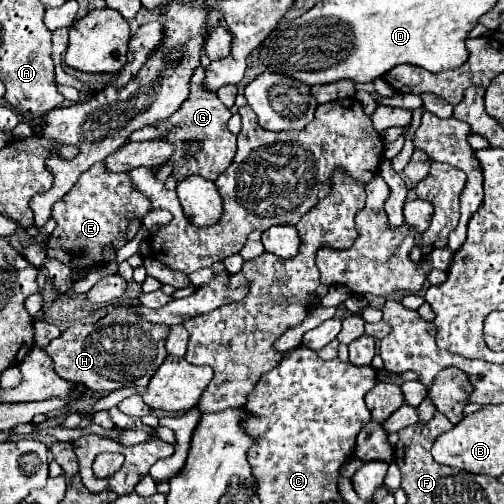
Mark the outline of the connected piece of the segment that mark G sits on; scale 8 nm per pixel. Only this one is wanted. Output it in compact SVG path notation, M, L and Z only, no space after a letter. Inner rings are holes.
M204 67L194 69L192 77L190 77L188 99L180 105L180 109L174 115L170 115L168 119L162 119L156 125L152 125L154 129L168 131L168 135L162 137L162 139L168 141L174 147L174 153L166 161L166 165L174 167L172 177L176 181L182 181L190 175L202 175L210 181L216 181L216 177L228 169L228 165L232 163L234 153L236 153L236 135L232 135L226 129L228 119L230 119L230 109L224 107L222 101L218 99L218 95L210 93L210 89L204 85ZM188 139L202 143L202 149L192 159L184 159L184 145L182 143L188 141Z

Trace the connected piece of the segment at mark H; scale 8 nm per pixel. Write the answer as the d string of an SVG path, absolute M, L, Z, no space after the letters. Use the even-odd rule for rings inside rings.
M116 309L94 325L76 323L68 327L66 331L62 331L60 337L52 339L44 349L54 359L54 367L62 379L68 379L72 383L82 383L92 393L112 393L114 389L120 389L120 387L136 387L142 391L146 389L148 381L152 379L152 375L156 373L156 369L164 363L168 355L164 349L166 333L168 333L166 325L154 325L154 323L142 321L140 317L134 317L134 313L126 313L126 309Z

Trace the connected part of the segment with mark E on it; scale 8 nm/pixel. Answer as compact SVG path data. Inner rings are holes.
M104 163L90 167L80 175L76 185L54 203L52 217L56 219L56 229L46 241L46 253L60 257L62 263L70 265L70 269L90 269L104 265L102 247L114 245L116 249L124 247L142 225L142 217L150 211L150 201L142 197L142 193L134 193L130 189L128 173L114 175L106 171Z

